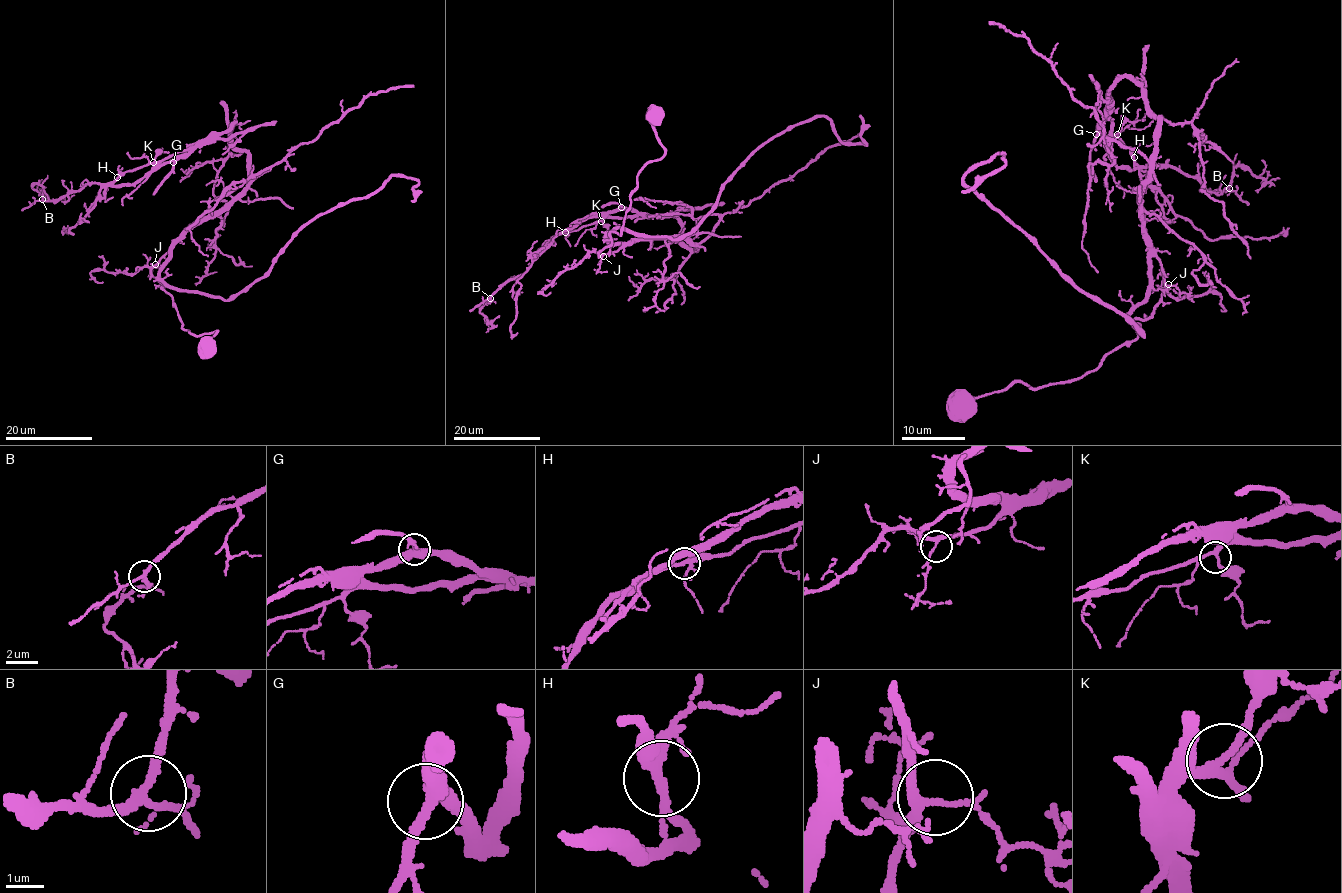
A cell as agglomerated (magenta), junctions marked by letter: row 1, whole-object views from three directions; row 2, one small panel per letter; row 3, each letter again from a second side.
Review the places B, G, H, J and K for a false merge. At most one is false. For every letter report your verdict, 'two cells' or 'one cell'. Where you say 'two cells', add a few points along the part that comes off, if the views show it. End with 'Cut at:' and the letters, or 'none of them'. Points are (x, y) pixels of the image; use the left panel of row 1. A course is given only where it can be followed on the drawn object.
B: one cell
G: one cell
H: two cells; course (117, 177), (216, 139), (276, 121)
J: one cell
K: one cell
Cut at: H

